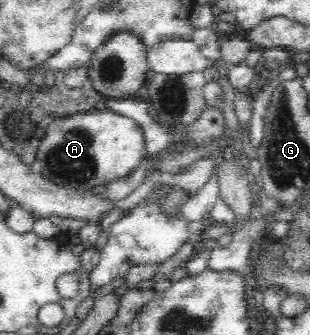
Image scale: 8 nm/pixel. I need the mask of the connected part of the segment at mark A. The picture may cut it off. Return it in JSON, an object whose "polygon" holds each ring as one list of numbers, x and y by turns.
{"polygon":[[85,112,49,123,37,152,37,160,30,170,39,172,44,180,49,180,58,186,89,191,98,185,110,184,112,181,128,176,137,165,146,160,146,155,143,133,135,121,116,112,99,112,99,114]]}

